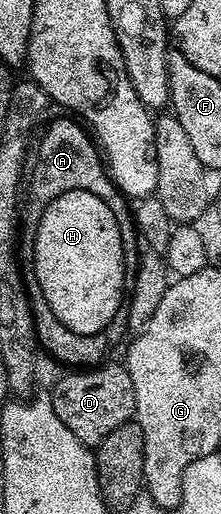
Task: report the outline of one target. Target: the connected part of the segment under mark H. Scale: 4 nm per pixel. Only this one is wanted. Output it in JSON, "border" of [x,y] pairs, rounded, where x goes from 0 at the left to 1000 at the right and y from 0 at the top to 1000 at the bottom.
{"border":[[[312,372],[271,375],[199,407],[181,422],[181,438],[154,455],[154,529],[163,547],[181,547],[181,564],[199,570],[199,586],[217,586],[217,601],[271,617],[271,625],[330,648],[452,650],[525,617],[525,601],[557,595],[561,560],[579,551],[579,506],[552,482],[543,438],[525,438],[525,422],[507,422],[507,407],[434,383],[434,375],[394,372]]]}

